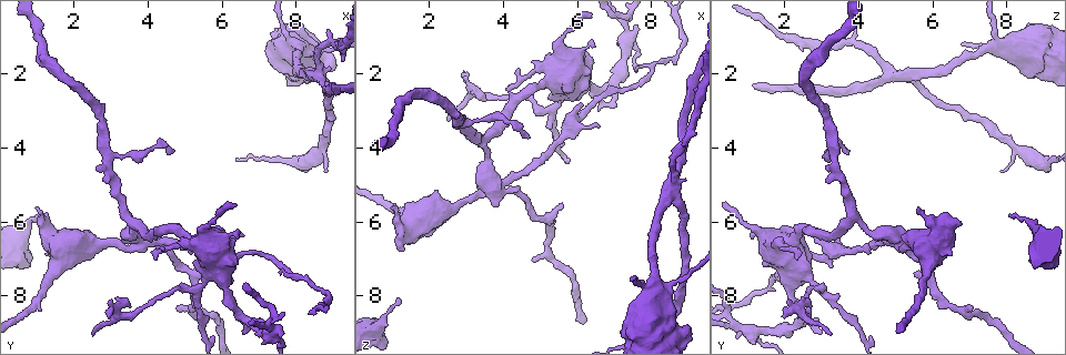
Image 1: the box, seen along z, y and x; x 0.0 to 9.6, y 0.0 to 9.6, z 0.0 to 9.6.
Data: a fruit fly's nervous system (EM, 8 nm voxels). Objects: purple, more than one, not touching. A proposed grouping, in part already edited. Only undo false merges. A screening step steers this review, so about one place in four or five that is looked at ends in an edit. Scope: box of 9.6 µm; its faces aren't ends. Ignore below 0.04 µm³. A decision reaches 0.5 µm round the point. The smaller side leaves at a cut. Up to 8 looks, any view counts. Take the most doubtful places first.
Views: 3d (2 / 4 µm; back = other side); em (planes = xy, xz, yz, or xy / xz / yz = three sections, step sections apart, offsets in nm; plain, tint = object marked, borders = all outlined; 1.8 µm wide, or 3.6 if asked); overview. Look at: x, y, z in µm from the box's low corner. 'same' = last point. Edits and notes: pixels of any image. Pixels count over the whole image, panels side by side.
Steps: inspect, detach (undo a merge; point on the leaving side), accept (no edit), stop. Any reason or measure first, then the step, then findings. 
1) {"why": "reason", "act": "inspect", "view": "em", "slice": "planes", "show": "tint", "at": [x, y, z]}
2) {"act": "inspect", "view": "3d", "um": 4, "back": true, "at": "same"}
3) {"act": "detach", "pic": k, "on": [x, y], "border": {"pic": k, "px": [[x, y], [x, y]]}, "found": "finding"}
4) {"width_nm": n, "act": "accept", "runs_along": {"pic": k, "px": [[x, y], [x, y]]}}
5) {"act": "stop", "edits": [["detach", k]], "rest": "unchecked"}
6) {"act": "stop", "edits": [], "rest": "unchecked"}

{"why": "four-way junction", "act": "inspect", "view": "3d", "um": 2, "at": [8.35, 2.00, 5.45]}

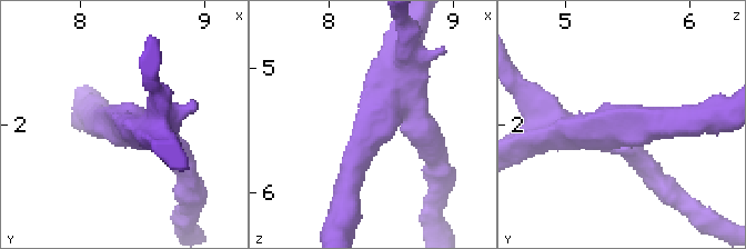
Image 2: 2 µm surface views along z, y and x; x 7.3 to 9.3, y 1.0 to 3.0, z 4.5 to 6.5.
{"why": "need the tissue", "act": "inspect", "view": "em", "slice": "xy", "step": 16, "show": "tint", "at": [8.42, 2.04, 5.38]}

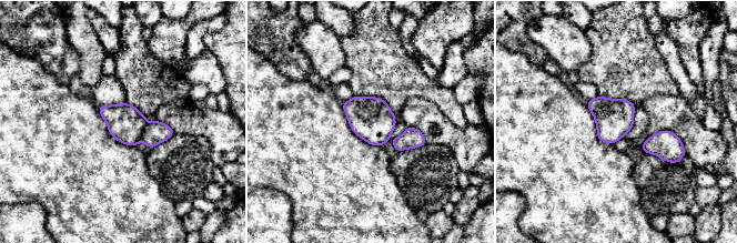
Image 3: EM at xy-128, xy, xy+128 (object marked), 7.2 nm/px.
{"act": "inspect", "view": "em", "slice": "planes", "show": "borders", "at": "same"}

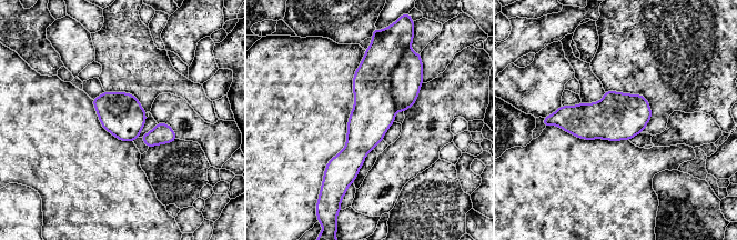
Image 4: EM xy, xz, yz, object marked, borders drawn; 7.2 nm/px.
{"act": "detach", "pic": 4, "on": [406, 78], "found": "a second neuron is stuck on"}

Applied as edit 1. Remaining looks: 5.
{"act": "inspect", "view": "overview"}

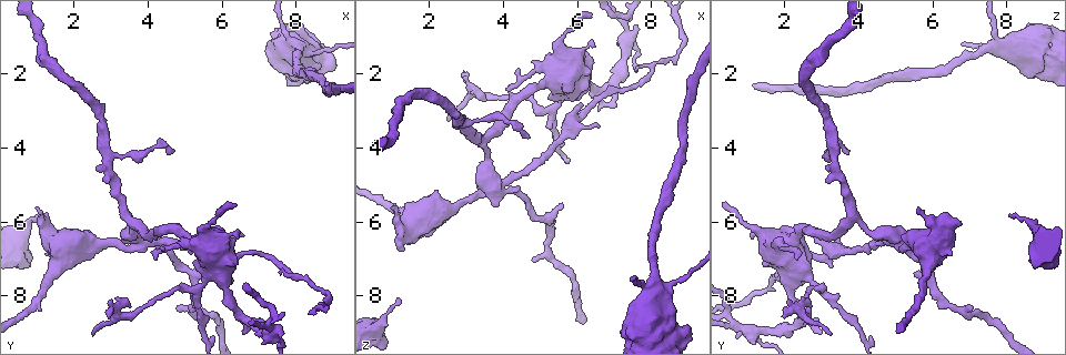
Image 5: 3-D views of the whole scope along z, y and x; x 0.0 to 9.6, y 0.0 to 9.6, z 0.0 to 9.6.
{"why": "narrows sharply", "act": "inspect", "view": "em", "slice": "planes", "show": "tint", "at": [3.75, 6.35, 5.10]}

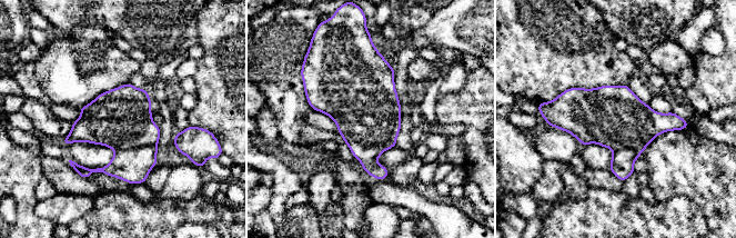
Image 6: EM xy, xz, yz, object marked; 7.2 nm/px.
{"width_nm": 440, "act": "detach", "pic": 6, "on": [133, 166], "border": {"pic": 6, "px": [[155, 146], [114, 150]]}, "found": "two neurons meet here"}

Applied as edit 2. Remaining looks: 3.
{"why": "four arms meet", "act": "inspect", "view": "3d", "um": 4, "back": true, "at": [7.35, 8.90, 1.15]}

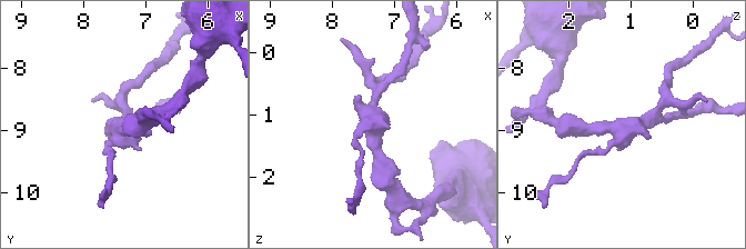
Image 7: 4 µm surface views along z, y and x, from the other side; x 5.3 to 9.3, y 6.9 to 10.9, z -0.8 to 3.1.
{"why": "need the tissue", "act": "inspect", "view": "em", "slice": "xy", "step": 8, "show": "tint", "at": [7.35, 8.95, 1.10]}

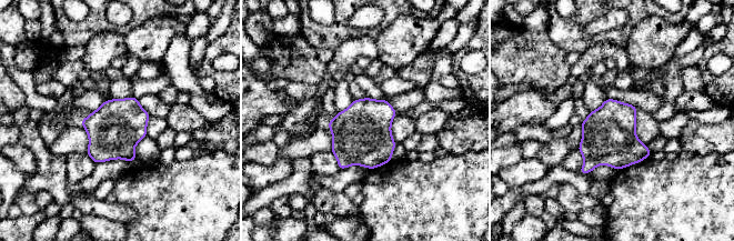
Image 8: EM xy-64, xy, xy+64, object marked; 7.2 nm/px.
{"act": "accept", "found": "continuous, no second neuron"}

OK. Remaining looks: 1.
{"act": "stop", "edits": [["detach", 4], ["detach", 6]], "rest": "unchecked"}

